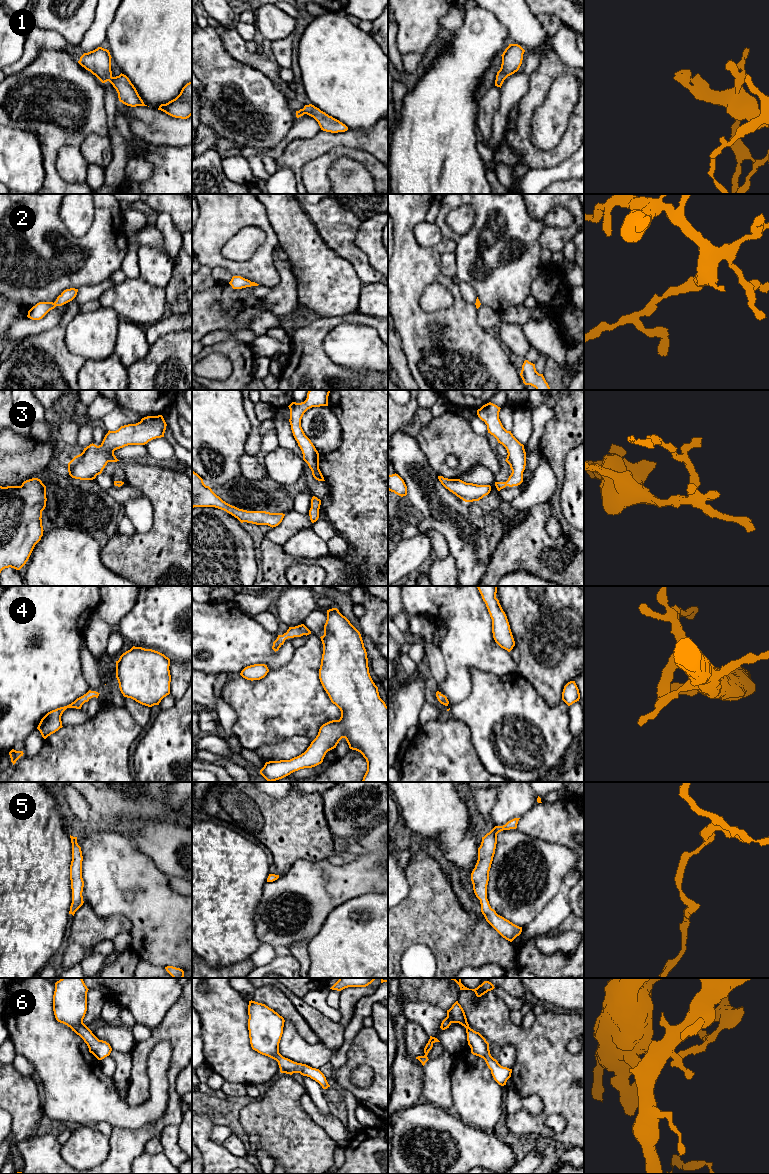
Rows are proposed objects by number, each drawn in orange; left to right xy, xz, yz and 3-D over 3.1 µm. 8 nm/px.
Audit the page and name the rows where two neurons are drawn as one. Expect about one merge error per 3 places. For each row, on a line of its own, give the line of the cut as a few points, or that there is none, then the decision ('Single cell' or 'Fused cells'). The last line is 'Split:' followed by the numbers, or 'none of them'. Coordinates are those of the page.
1: No split. Single cell
2: No split. Single cell
3: No split. Single cell
4: No split. Single cell
5: No split. Single cell
6: No split. Single cell
Split: none of them

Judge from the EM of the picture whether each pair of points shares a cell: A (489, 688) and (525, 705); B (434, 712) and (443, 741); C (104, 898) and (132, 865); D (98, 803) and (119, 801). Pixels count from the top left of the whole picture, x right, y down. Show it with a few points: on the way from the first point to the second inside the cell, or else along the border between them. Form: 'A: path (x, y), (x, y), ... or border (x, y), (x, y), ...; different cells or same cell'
A: path (498, 697), (506, 705), (516, 705); same cell
B: border (436, 718), (418, 726); different cells
C: path (111, 890), (124, 873); same cell
D: path (103, 801), (114, 801); same cell

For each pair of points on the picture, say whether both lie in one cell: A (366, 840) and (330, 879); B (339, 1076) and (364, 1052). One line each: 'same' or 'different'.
A: same
B: same

